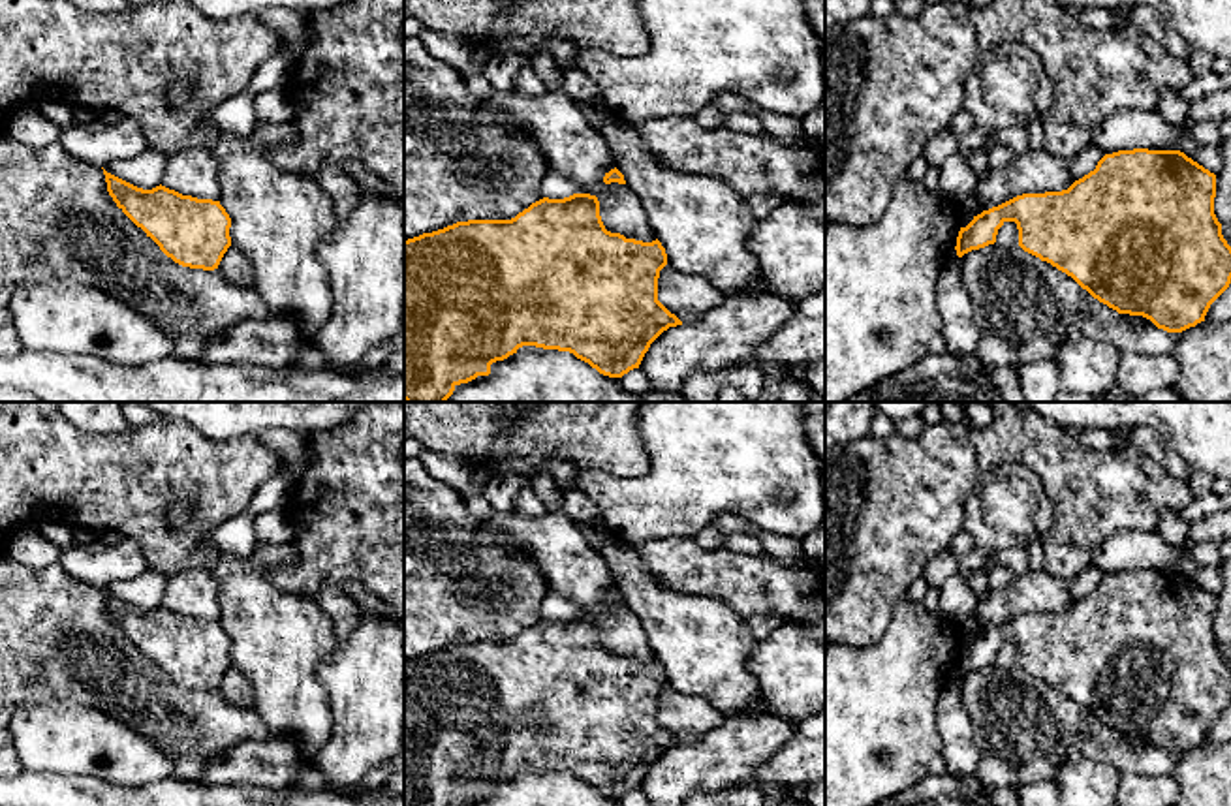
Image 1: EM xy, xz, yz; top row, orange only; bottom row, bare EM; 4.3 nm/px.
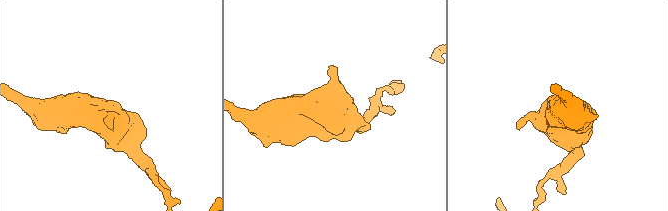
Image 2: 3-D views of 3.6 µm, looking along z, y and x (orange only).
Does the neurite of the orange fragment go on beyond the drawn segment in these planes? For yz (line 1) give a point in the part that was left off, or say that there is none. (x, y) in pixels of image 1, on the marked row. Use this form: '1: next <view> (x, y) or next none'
1: next none

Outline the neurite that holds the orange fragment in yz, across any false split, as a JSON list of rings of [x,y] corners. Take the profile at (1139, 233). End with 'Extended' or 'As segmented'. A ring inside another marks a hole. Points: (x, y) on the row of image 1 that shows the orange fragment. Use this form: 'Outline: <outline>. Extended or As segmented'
Outline: [[[1118,150],[1105,154],[1094,171],[1075,180],[1067,190],[1022,194],[998,207],[983,210],[960,227],[957,256],[996,242],[998,229],[1015,222],[1019,246],[1071,276],[1094,299],[1118,314],[1143,316],[1158,329],[1182,333],[1205,321],[1210,304],[1231,284],[1231,246],[1222,235],[1214,214],[1216,175],[1180,150]]]. As segmented

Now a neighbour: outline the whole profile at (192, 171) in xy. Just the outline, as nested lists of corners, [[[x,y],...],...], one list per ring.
[[[186,148],[167,158],[162,186],[197,199],[220,199],[218,162],[210,150]]]

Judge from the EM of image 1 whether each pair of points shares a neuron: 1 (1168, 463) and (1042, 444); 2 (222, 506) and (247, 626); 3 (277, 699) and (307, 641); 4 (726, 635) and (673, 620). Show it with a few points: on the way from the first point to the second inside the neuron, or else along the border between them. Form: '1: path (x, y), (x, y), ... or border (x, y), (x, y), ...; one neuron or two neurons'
1: border (1126, 444), (1184, 481); two neurons
2: border (220, 558), (211, 572); two neurons
3: path (284, 684), (284, 664), (292, 656); one neuron
4: path (713, 635), (690, 635), (686, 632); one neuron

